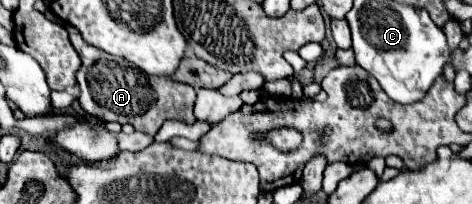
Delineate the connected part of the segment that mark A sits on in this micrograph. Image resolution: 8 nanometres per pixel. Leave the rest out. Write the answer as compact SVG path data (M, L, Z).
M64 25L70 43L78 51L82 59L82 67L76 75L78 87L80 87L80 105L88 115L94 115L100 121L118 121L120 125L130 123L136 131L154 135L164 121L168 119L180 119L188 125L192 125L196 119L192 115L192 107L196 101L196 91L190 85L172 81L170 77L152 77L144 71L136 69L130 61L124 61L120 57L112 57L88 43L80 37L78 29L72 25Z

